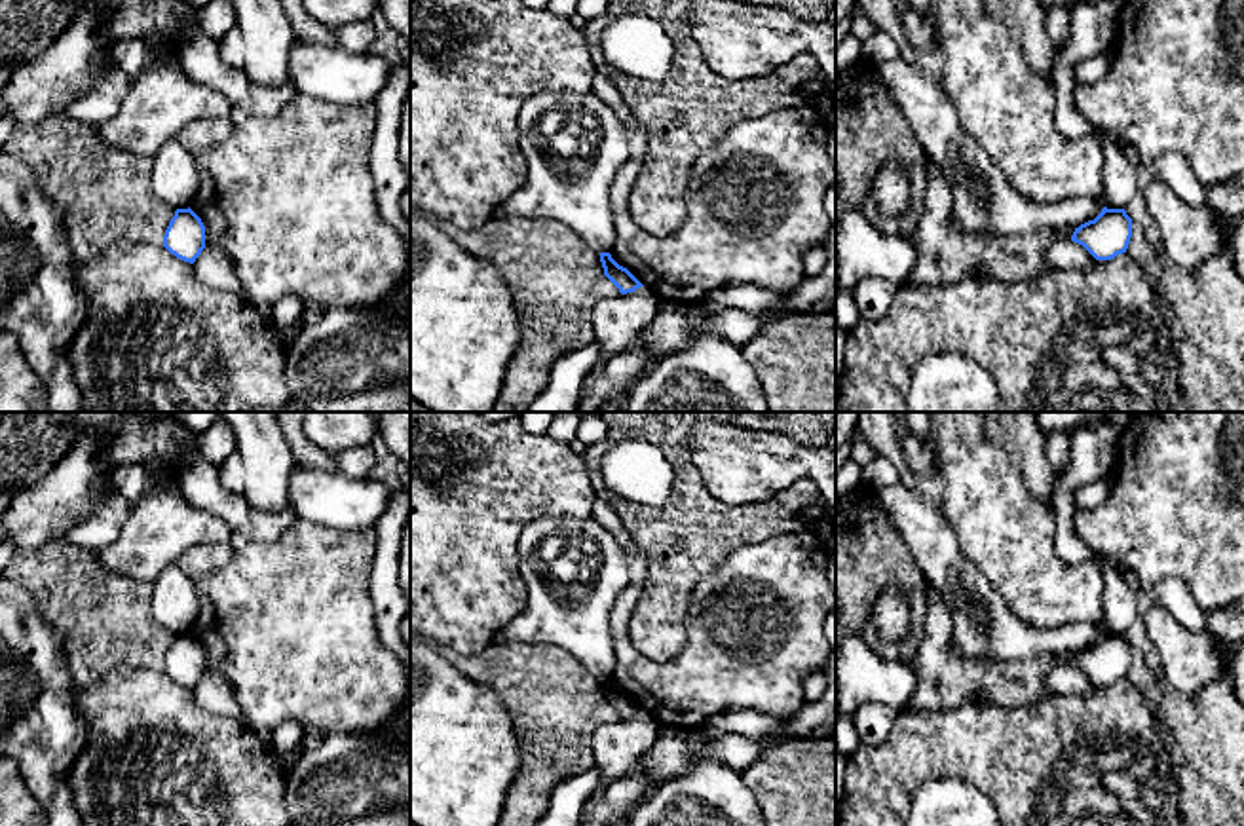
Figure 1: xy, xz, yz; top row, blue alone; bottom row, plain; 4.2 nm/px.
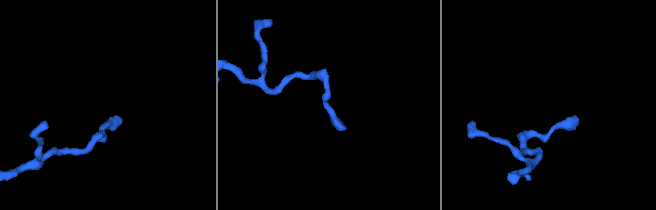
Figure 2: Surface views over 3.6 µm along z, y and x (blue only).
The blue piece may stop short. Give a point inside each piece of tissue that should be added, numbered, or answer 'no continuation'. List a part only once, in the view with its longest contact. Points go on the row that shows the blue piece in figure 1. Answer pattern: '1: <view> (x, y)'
no continuation

